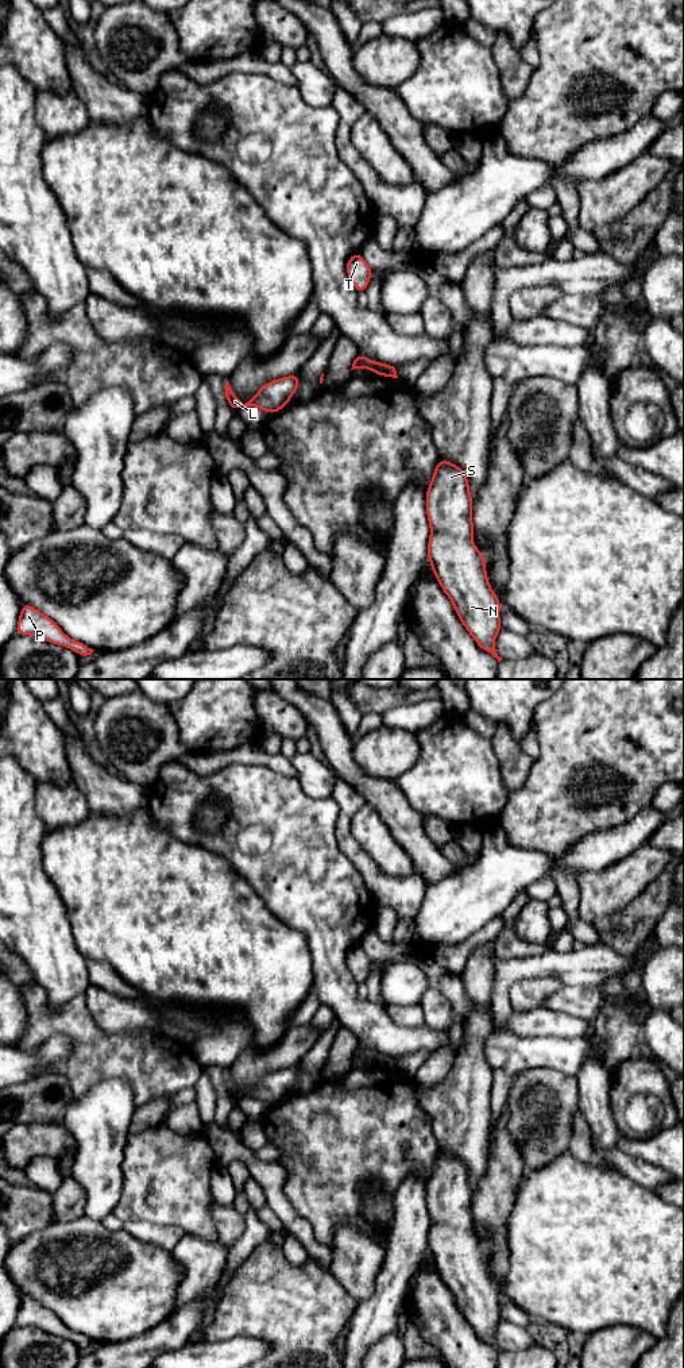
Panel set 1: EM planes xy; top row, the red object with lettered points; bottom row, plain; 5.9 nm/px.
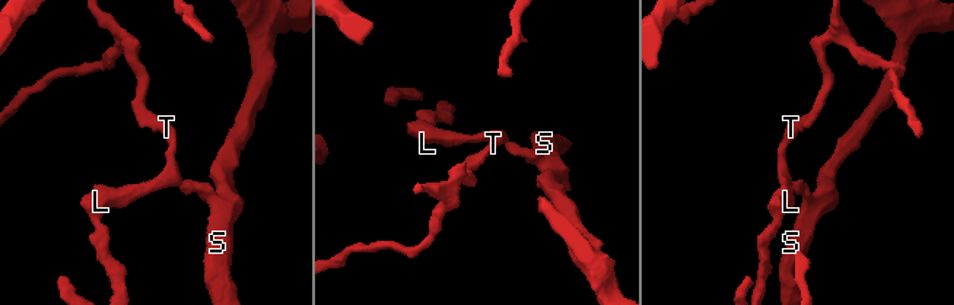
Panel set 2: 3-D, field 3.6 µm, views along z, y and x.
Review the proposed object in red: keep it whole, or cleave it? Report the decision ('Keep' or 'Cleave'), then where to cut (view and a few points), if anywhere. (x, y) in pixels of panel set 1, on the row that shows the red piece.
Cleave. Split along xy (379, 363), (375, 372)

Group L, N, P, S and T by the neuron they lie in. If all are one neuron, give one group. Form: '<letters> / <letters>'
L T / N P S

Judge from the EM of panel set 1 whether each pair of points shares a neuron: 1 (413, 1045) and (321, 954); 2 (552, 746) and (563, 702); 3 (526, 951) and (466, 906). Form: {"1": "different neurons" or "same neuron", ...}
{"1": "same neuron", "2": "same neuron", "3": "different neurons"}

